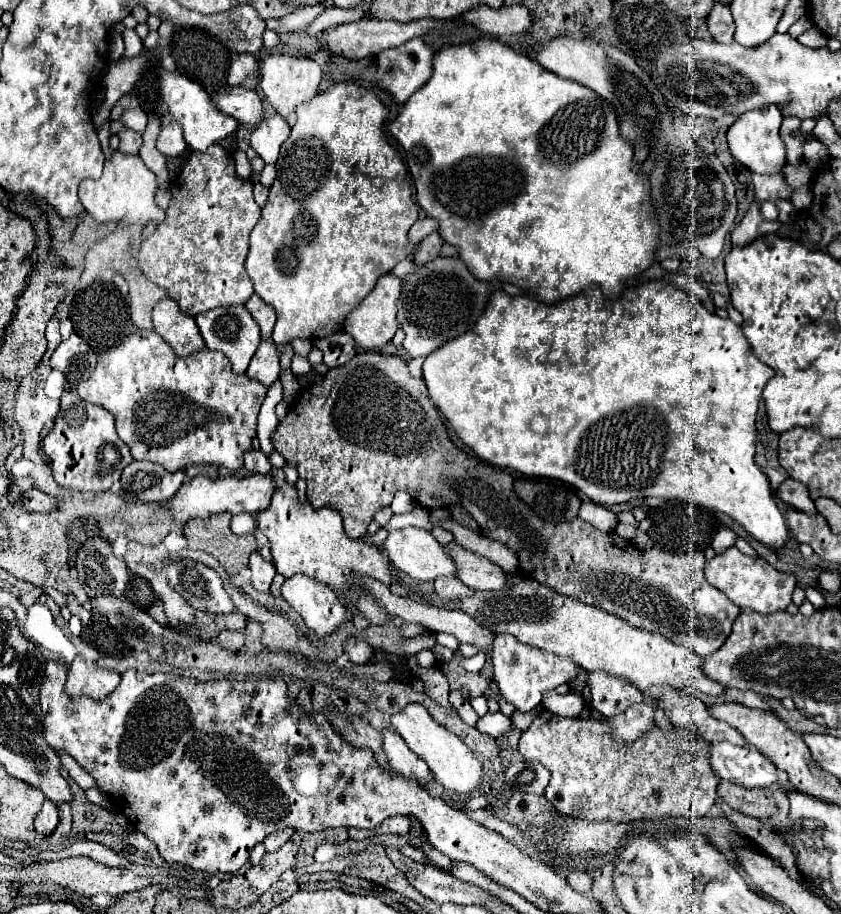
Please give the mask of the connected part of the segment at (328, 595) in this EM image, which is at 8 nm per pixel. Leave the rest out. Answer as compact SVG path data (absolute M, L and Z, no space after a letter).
M305 574L285 578L281 594L303 616L305 624L317 632L317 636L327 636L349 620L349 612L335 592L327 584L315 584Z

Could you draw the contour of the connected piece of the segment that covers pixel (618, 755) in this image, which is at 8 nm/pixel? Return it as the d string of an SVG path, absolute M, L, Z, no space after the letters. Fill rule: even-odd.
M541 712L519 740L519 752L527 760L539 760L551 770L551 782L545 790L545 798L563 816L581 818L587 822L631 822L641 818L653 820L665 816L695 818L707 814L713 808L719 780L709 768L709 742L705 742L705 738L695 728L693 732L689 732L671 726L669 732L673 732L673 740L669 740L669 732L653 728L653 732L647 732L633 744L617 744L617 740L609 736L607 726L607 718L567 718L551 712Z

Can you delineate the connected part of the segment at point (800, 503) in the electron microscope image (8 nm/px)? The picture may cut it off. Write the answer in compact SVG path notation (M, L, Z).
M787 478L785 482L779 484L779 488L775 492L777 492L777 500L783 506L791 506L793 510L799 510L799 512L805 512L805 514L811 514L811 516L817 514L815 504L809 496L809 490L801 482Z

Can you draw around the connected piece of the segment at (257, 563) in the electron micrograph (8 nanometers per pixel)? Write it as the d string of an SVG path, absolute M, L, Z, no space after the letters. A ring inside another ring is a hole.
M251 552L249 556L249 568L251 568L251 582L257 590L261 592L267 592L271 582L273 582L273 576L275 576L275 564L273 562L267 562L261 558L259 552Z

